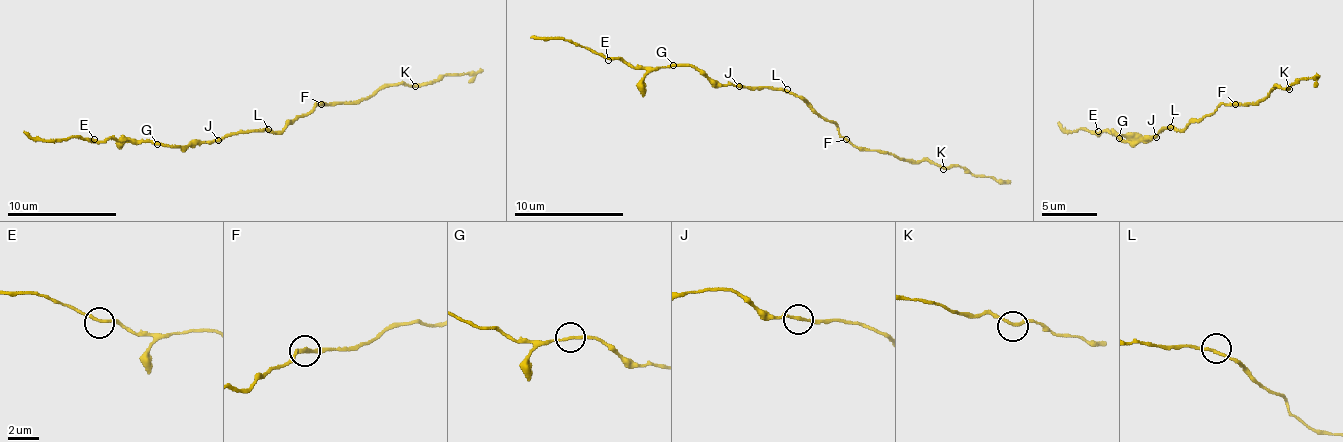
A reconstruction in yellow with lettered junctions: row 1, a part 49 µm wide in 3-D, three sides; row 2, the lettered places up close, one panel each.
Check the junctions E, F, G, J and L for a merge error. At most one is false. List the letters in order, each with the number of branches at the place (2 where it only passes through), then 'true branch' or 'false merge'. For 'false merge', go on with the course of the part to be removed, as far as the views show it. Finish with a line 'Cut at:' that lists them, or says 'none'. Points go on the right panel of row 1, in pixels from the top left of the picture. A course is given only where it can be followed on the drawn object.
E: 2 | true branch
F: 2 | true branch
G: 2 | true branch
J: 2 | true branch
L: 2 | true branch
Cut at: none

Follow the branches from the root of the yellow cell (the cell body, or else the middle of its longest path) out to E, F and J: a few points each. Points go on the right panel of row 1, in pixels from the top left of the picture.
E: (1173, 127), (1159, 129), (1152, 137), (1137, 141), (1120, 141), (1119, 135), (1098, 131)
F: (1173, 127), (1182, 130), (1220, 106), (1236, 103)
J: (1173, 127), (1159, 129), (1156, 137)

